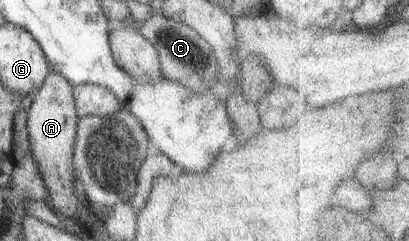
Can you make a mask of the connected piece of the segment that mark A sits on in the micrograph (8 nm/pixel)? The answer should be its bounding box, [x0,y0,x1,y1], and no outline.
[27,68,82,221]

